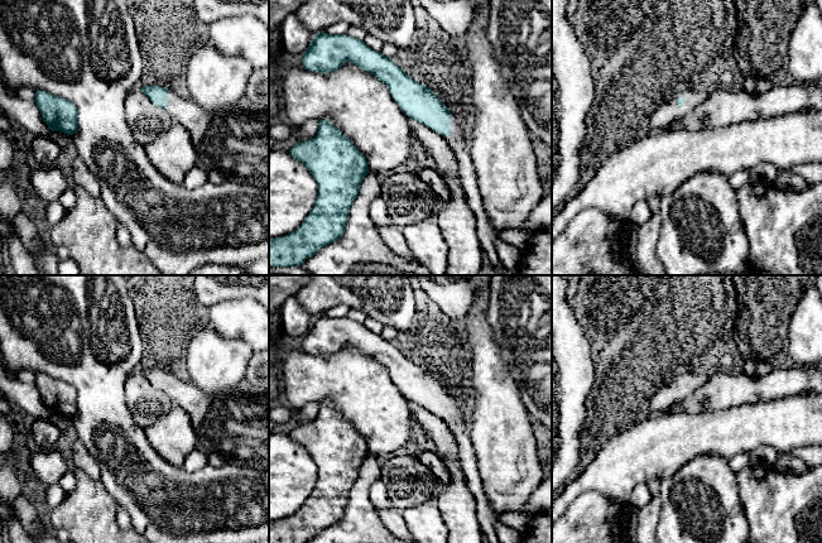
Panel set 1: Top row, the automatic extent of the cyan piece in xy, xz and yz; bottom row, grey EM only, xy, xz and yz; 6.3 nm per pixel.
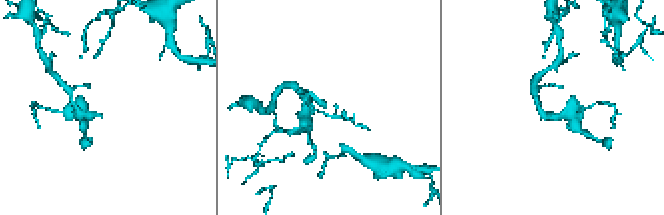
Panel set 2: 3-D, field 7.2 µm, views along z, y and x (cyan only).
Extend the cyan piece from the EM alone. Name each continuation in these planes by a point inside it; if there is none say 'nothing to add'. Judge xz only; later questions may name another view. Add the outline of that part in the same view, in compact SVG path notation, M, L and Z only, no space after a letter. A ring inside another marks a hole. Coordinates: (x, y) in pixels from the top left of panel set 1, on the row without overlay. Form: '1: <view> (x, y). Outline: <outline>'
1: xz (458, 424). Outline: M451 397L451 418L446 419L452 431L458 450L460 466L466 479L467 486L477 505L477 519L482 529L485 542L497 540L495 523L500 515L490 506L482 487L482 480L477 467L476 455L468 433L470 421L466 419L462 405Z

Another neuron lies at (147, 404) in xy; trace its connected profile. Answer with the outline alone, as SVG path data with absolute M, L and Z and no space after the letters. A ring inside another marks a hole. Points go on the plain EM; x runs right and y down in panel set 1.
M140 373L129 375L124 394L134 422L143 429L165 415L173 407L168 395L155 389Z

